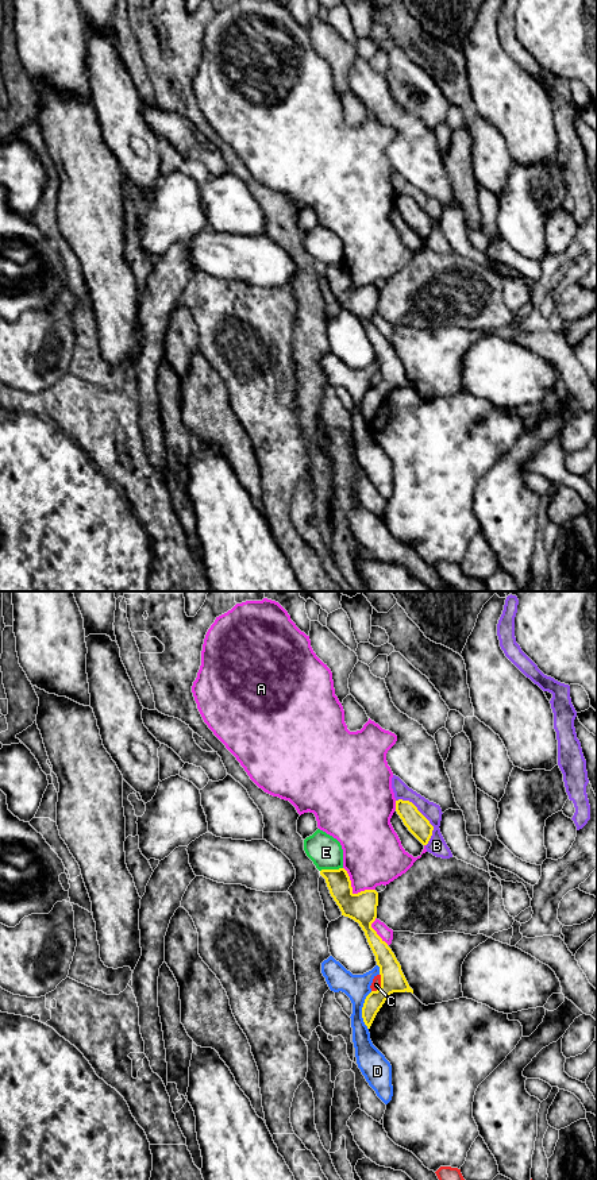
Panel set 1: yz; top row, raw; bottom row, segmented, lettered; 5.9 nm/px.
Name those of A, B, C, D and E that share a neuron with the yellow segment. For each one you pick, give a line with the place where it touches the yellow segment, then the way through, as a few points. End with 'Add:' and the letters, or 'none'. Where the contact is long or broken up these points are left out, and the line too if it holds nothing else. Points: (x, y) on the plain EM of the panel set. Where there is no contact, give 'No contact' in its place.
Add: none

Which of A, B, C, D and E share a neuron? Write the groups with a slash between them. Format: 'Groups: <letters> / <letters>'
Groups: A / B / C / D / E

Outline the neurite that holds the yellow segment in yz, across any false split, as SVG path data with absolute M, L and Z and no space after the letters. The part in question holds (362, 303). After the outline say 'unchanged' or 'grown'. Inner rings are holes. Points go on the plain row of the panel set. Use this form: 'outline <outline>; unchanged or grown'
outline M344 263L321 265L320 270L326 274L330 289L339 301L342 311L358 317L365 327L380 362L381 382L366 392L362 402L363 417L370 424L377 408L390 389L405 386L413 389L413 385L409 382L392 344L371 323L377 313L378 288L365 285L354 289L350 271Z; unchanged

